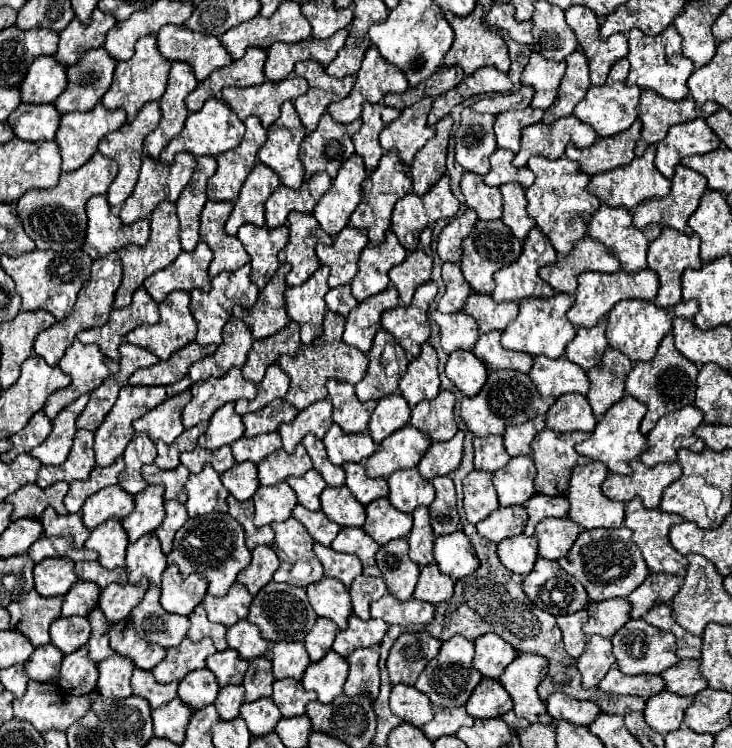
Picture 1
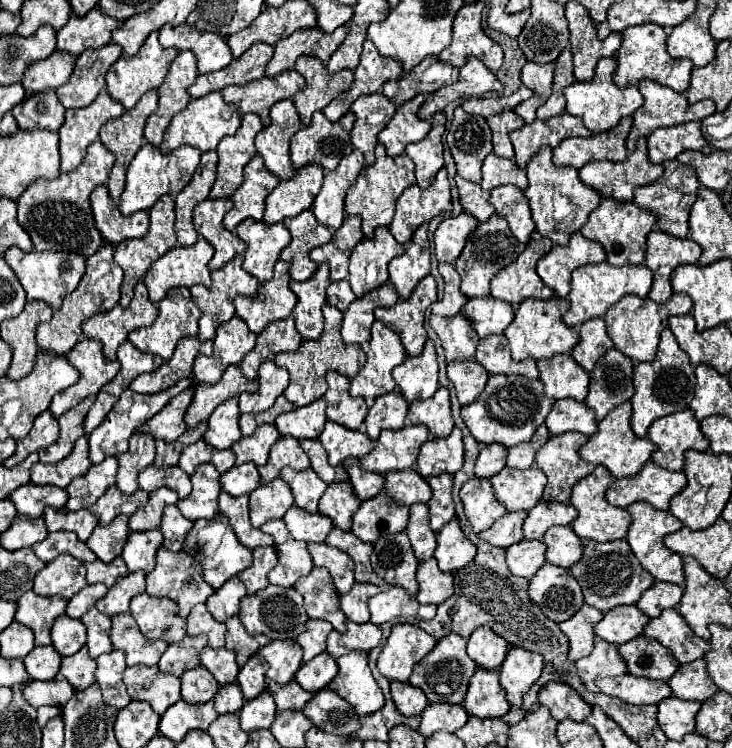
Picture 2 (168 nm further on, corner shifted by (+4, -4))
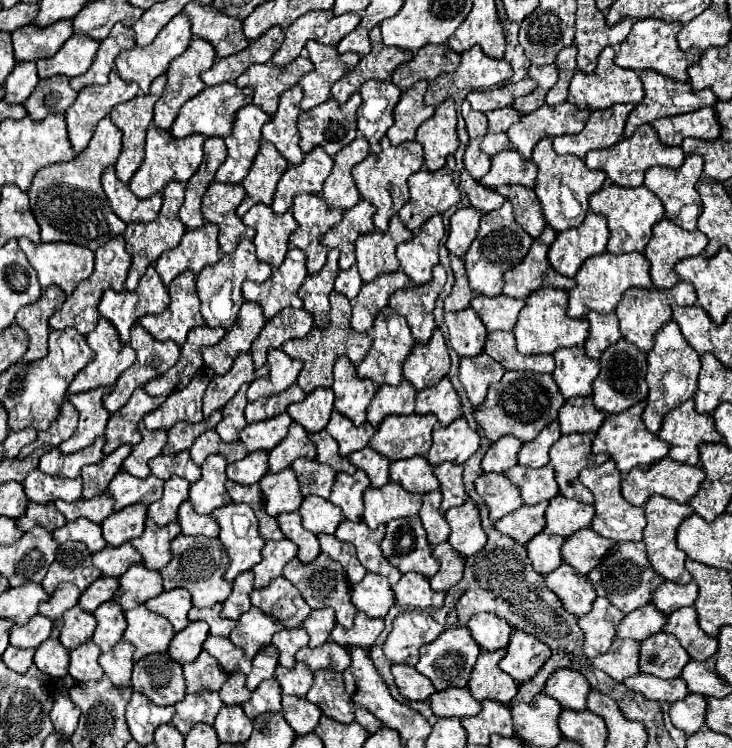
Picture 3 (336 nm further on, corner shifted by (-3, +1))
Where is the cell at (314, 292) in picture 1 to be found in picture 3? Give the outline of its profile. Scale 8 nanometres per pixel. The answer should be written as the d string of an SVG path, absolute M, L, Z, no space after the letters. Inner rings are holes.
M332 249L328 253L328 261L322 267L322 271L308 275L304 285L300 287L300 297L304 301L304 309L312 315L316 327L324 329L330 323L330 305L328 295L334 289L334 279L338 275L338 249Z

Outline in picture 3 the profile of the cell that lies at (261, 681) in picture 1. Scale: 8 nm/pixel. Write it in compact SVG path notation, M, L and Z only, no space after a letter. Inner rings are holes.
M268 645L264 651L260 651L252 661L252 671L246 677L246 685L254 691L262 681L274 677L274 669L278 665L278 651L276 647Z

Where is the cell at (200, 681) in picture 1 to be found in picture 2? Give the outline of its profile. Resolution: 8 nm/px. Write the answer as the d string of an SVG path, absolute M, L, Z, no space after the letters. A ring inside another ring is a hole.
M203 666L191 668L181 676L181 698L191 704L201 704L211 700L217 690L219 690L217 680Z

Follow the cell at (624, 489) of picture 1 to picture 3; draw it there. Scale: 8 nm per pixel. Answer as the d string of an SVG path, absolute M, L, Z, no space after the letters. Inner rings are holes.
M664 457L644 469L632 469L624 479L622 479L622 497L636 507L644 507L650 495L662 495L666 499L674 499L678 503L688 503L700 489L700 483L704 479L704 473L700 467L692 465L682 465L678 461L672 461L670 457Z

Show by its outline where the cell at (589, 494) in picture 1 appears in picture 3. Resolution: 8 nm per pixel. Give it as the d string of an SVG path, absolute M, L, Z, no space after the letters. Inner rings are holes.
M608 459L604 465L598 467L588 467L580 471L580 481L592 491L594 495L594 509L596 515L592 519L592 529L602 535L608 537L612 541L642 541L642 531L646 527L646 519L644 519L644 509L642 507L634 507L630 503L624 501L622 493L620 493L620 471L616 467L616 463L612 459Z

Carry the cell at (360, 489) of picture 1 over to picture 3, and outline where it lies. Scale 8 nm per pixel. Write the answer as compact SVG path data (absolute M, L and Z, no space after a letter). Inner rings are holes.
M364 447L364 449L356 451L356 453L352 453L348 459L370 477L372 487L380 489L380 487L384 487L390 481L390 473L388 473L390 461L384 455L376 453L374 449Z

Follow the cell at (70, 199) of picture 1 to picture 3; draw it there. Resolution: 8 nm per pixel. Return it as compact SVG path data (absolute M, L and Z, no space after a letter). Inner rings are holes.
M104 117L90 139L90 145L80 155L76 155L68 163L50 165L36 173L32 187L28 189L28 197L30 209L40 225L44 243L70 241L96 251L100 245L124 233L126 225L120 223L120 219L112 213L110 203L100 185L102 171L116 163L120 151L122 133L118 127L112 125L110 117Z

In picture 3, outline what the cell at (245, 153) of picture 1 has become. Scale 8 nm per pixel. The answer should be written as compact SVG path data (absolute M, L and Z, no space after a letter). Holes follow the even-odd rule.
M246 105L236 113L234 129L224 139L228 147L228 157L216 173L218 183L242 183L260 147L260 129L270 117L256 105Z

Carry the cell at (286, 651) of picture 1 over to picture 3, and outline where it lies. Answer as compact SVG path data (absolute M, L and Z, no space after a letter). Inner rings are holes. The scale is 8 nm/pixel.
M298 627L298 629L282 629L272 637L272 645L278 647L280 651L280 665L284 665L286 669L290 669L292 665L296 665L294 655L298 653L298 649L306 647L310 641L308 633Z

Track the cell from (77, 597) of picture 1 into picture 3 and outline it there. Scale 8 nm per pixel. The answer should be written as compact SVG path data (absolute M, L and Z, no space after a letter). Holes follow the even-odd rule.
M100 577L80 595L78 607L86 613L92 613L98 605L102 605L104 601L110 601L116 595L116 589L118 589L118 579Z

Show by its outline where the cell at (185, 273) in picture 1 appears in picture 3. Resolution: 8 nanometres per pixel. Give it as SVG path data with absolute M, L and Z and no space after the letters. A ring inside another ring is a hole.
M206 223L204 227L200 227L200 231L186 231L176 249L164 251L156 261L156 271L160 279L168 285L182 271L192 271L198 275L204 267L218 261L218 227L214 223Z

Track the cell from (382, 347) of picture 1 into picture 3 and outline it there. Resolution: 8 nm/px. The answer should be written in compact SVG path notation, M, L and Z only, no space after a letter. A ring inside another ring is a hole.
M384 307L374 321L374 343L372 343L368 355L364 357L364 361L356 367L358 377L360 379L370 379L378 387L382 387L386 383L388 385L398 385L402 381L402 363L410 355L412 347L414 347L414 339L412 339L412 333L408 329L406 319L398 313L394 313L390 307Z

